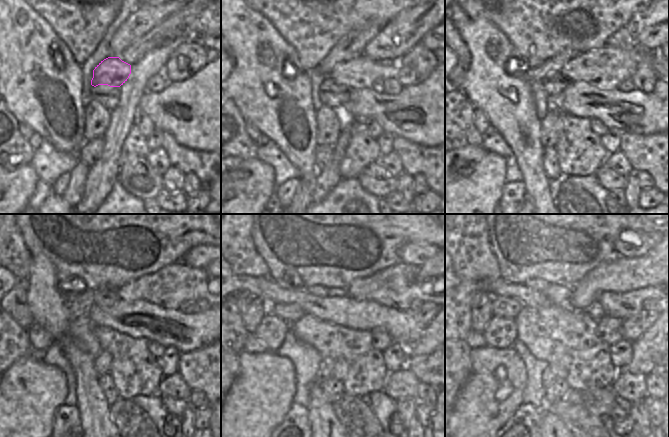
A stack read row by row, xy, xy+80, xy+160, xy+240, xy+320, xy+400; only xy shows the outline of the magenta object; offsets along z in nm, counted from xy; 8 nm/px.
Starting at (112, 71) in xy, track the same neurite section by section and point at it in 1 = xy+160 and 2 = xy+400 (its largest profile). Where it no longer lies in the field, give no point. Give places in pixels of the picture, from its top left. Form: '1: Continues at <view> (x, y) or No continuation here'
1: Continues at xy+160 (600, 67)
2: Continues at xy+400 (612, 305).

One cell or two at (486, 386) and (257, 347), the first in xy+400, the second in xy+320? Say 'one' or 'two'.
two

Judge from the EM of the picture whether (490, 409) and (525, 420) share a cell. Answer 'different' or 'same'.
different

